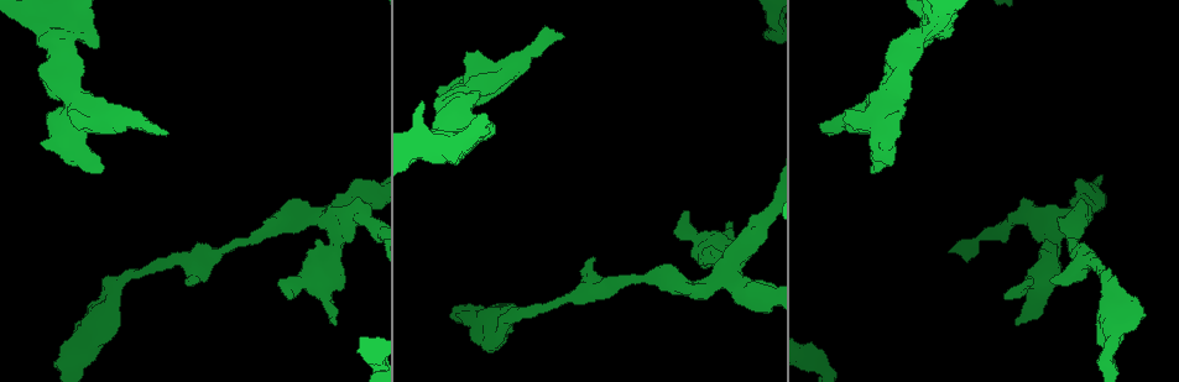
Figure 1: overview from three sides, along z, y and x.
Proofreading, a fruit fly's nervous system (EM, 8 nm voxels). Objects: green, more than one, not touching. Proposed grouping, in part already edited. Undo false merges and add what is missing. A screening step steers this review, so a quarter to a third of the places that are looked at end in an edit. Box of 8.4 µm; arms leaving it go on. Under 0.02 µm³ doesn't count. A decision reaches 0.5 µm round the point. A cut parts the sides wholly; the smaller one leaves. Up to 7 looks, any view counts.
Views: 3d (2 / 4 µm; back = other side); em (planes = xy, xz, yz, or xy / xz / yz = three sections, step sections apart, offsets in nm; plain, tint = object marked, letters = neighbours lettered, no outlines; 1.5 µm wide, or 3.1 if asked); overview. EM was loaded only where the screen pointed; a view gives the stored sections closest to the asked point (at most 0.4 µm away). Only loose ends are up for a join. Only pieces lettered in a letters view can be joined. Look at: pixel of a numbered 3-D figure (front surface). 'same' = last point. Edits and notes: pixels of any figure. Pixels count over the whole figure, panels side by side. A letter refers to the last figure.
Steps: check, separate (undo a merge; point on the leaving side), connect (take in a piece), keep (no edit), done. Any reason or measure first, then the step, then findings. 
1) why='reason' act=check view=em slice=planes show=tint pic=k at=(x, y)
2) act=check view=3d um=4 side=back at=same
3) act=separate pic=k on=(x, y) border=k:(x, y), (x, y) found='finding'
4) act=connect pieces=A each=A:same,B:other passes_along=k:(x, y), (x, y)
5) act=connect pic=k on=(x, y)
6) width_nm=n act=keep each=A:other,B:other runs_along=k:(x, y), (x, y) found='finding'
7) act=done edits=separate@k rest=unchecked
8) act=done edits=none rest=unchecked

why='free end' act=check view=3d um=2 pic=1 at=(194, 284)

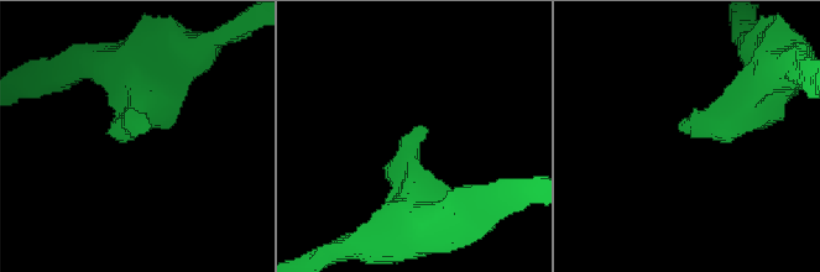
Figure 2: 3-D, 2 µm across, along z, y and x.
act=check view=em slice=xz step=8 show=letters pic=2 at=(685, 134)

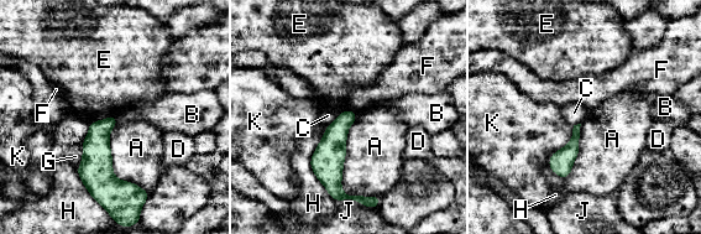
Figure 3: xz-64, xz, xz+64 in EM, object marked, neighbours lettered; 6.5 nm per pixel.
act=keep each=A:other,B:other,C:other,D:other,E:other,F:other,G:other,H:other,J:other,K:other border=3:(357, 113), (341, 190), (380, 197) found='none of them fits'

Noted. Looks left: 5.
why='an open end' act=check view=3d um=4 pic=1 at=(336, 322)

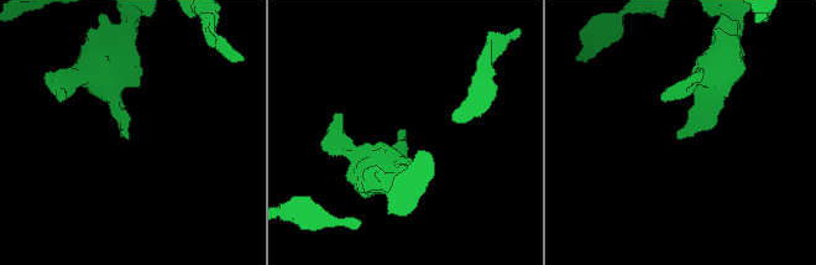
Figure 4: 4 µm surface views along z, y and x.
why='now the EM' act=check view=em slice=planes show=tint pic=4 at=(405, 130)

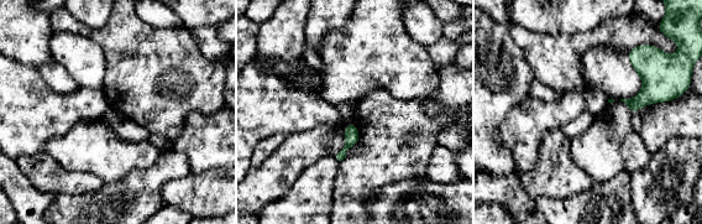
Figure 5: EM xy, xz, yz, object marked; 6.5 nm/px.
why='see the neighbours' act=check view=em slice=planes show=letters at=same

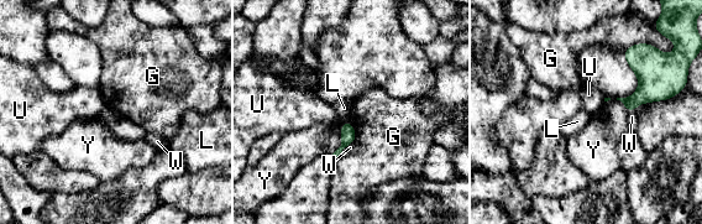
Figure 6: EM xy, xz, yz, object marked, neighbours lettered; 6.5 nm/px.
longest_contact=G:240nm act=keep each=G:other,L:other,U:other,W:other,Y:other border=6:(342, 120), (351, 124) found='no lettered piece goes on from it'

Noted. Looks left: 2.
why='an open end' act=check view=em slice=xz step=4 show=tint pic=1 at=(874, 170)

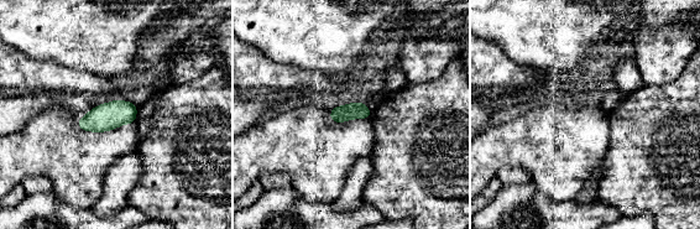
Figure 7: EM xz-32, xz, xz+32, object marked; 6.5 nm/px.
act=check view=em slice=planes show=letters at=same

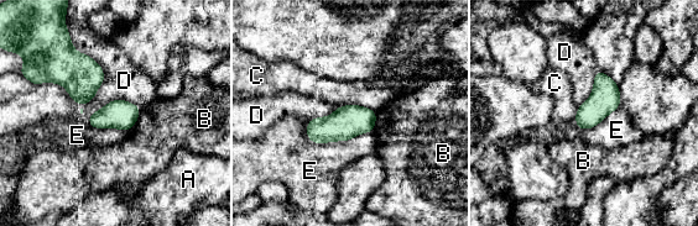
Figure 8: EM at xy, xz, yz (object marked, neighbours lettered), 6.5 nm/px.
act=keep each=A:other,B:other,C:other,D:other,E:other border=8:(306, 122), (314, 142), (373, 131) found='no lettered piece goes on from it'

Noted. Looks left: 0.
act=done edits=none rest=unchecked

